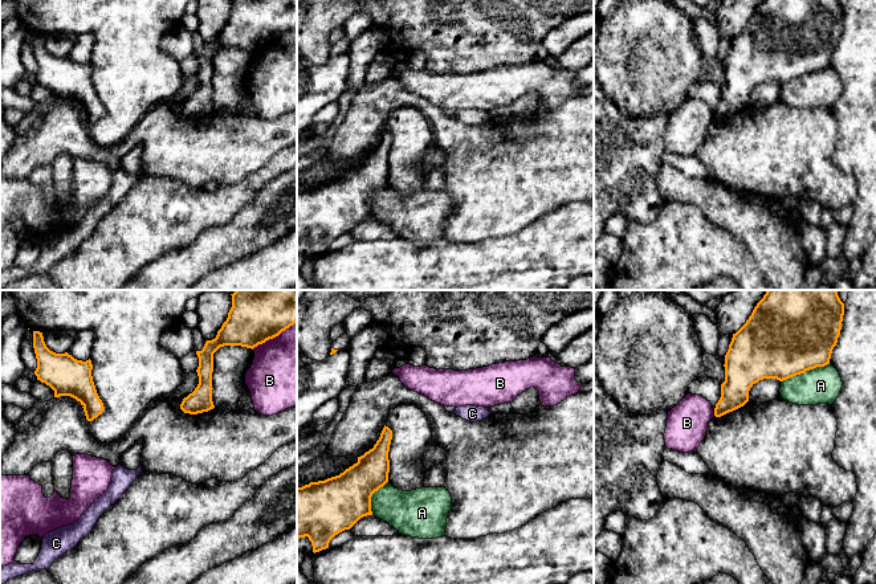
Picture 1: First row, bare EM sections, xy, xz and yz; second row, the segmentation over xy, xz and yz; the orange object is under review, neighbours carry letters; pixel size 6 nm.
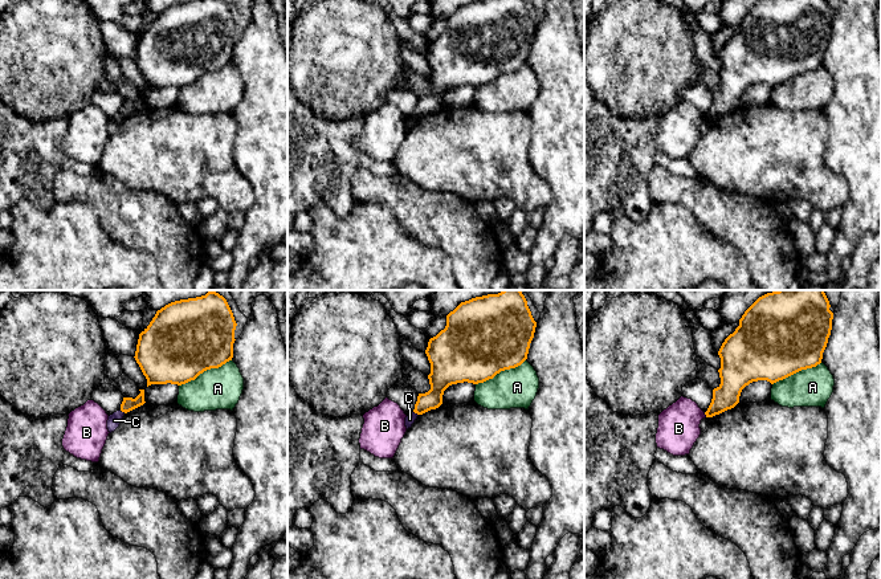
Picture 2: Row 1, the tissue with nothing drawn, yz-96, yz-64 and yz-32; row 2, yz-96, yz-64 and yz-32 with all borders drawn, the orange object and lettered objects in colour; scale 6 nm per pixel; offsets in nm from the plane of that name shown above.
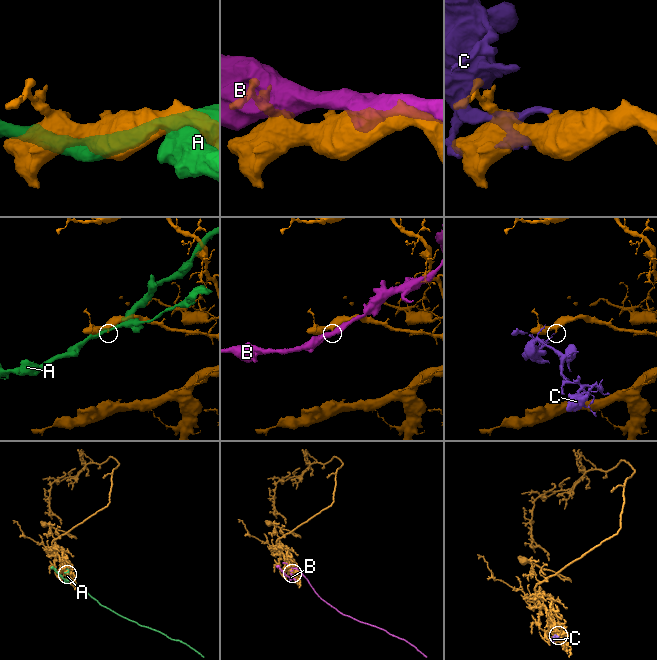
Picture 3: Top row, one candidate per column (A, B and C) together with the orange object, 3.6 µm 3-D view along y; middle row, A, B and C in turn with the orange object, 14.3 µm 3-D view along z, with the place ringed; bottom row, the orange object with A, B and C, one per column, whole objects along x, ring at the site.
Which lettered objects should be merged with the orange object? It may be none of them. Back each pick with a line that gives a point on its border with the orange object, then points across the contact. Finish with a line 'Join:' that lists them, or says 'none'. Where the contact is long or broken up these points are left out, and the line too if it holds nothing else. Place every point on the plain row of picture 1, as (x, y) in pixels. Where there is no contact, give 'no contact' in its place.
Join: none

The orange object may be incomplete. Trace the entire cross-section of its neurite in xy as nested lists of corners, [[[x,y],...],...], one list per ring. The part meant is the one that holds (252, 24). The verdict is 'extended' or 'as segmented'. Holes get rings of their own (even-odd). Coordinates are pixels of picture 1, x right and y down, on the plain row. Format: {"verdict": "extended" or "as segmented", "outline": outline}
{"verdict": "as segmented", "outline": [[[232,0],[232,11],[217,38],[196,54],[199,87],[180,113],[197,118],[215,111],[212,105],[213,57],[224,49],[254,52],[297,25],[297,0]]]}

